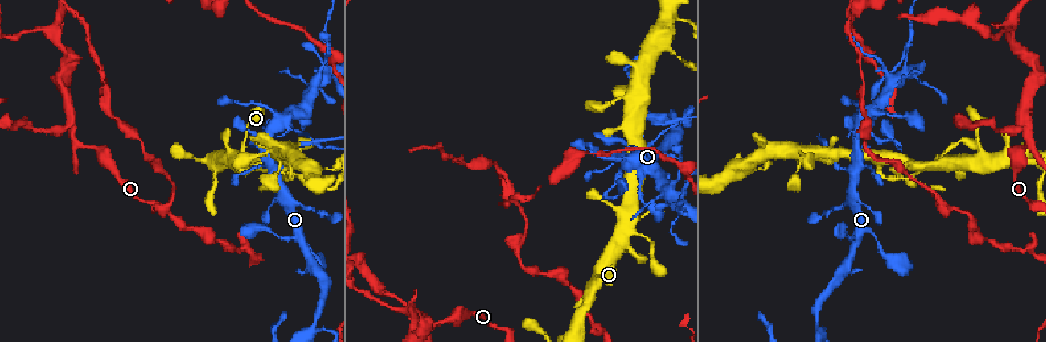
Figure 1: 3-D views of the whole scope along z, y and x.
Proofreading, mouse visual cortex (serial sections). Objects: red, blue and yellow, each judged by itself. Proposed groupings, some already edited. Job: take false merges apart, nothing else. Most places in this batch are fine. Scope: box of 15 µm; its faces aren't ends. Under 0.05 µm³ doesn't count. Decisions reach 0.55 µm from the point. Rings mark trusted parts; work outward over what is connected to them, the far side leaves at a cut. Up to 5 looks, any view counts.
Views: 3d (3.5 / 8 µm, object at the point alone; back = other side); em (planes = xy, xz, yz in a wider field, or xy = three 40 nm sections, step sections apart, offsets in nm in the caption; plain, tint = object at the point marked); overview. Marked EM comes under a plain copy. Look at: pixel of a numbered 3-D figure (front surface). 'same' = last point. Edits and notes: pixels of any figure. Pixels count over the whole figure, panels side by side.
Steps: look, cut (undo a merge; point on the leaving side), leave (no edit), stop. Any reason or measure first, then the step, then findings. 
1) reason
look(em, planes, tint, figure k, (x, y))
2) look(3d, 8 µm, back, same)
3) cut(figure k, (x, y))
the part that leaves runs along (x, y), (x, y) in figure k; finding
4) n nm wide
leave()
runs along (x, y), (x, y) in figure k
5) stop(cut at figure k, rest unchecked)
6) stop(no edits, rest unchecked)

three-way junction
look(3d, 3.5 µm, figure 1, (72, 124))

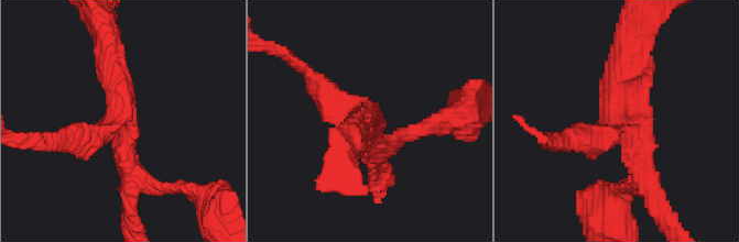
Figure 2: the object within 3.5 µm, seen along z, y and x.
3 arms; arms of 250, 350, 400 nm
look(em, xy, step 1, tint, figure 2, (619, 117))

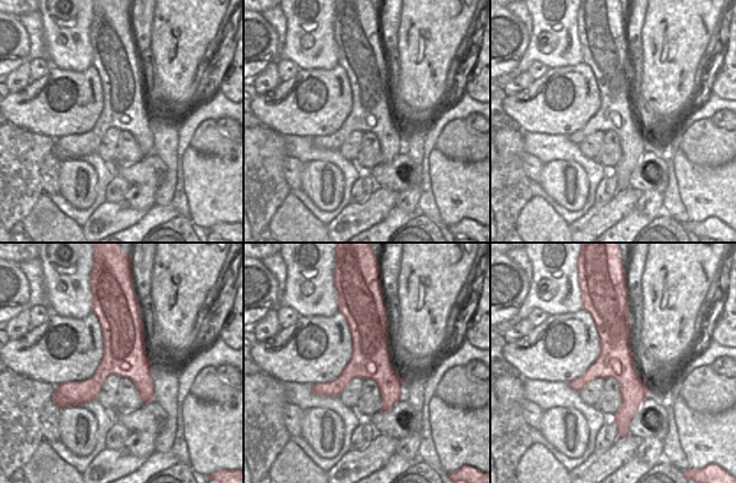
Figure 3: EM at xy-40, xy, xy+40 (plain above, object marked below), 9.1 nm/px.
leave()
runs along (139, 179), (122, 152), (105, 44) in figure 2; one cell here

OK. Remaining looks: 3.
small branch off a trunk
look(3d, 3.5 µm, figure 1, (878, 163))

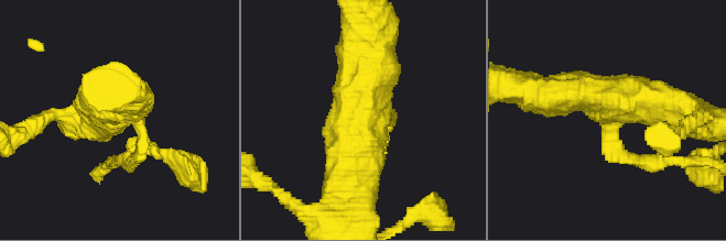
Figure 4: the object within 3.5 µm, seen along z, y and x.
3 arms; arms of 200, 600, 600 nm
look(em, planes, tint, figure 4, (610, 111))

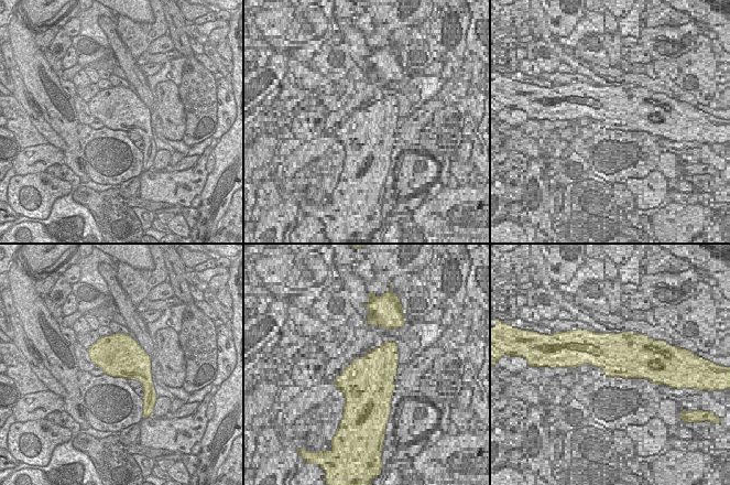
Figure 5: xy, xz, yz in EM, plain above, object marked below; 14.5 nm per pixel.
look(em, xy, step 3, tint, same)

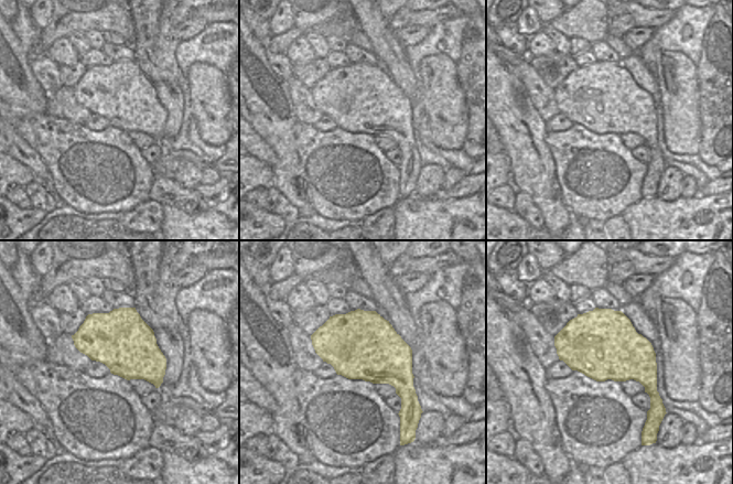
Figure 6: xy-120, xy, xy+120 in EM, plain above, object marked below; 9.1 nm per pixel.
leave()
runs along (354, 184), (371, 43) in figure 4; one cell here

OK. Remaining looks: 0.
stop(no edits, rest unchecked)

